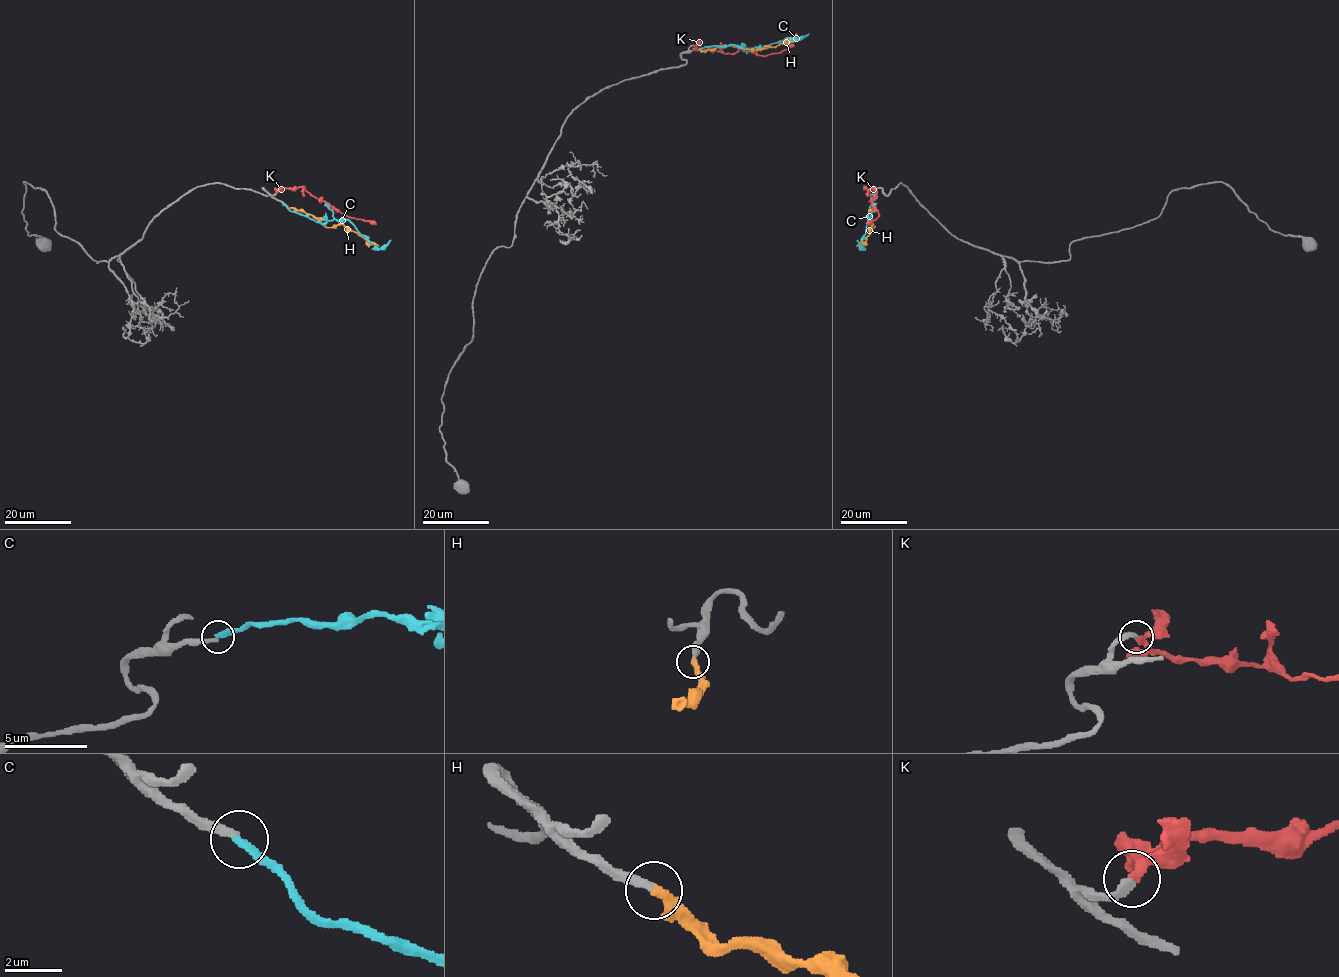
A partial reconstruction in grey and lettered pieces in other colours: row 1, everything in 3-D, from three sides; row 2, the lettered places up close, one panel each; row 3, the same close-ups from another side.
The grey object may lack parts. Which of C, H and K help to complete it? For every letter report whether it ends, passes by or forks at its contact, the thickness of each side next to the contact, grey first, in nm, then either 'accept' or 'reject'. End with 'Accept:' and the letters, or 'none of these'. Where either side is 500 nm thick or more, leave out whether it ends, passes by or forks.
C: it ends; calibres 260 and 300 nm; reject
H: it ends; calibres 240 and 320 nm; accept
K: it passes by; calibres 280 and 280 nm; accept
Accept: H, K

